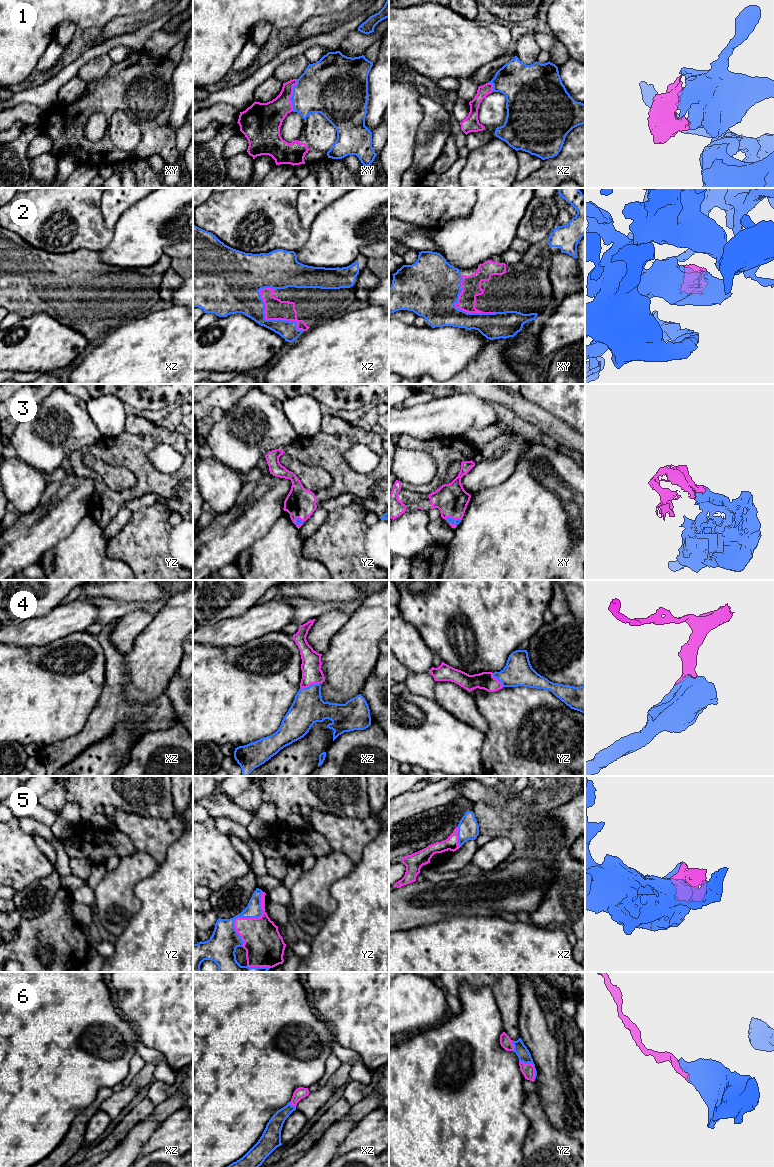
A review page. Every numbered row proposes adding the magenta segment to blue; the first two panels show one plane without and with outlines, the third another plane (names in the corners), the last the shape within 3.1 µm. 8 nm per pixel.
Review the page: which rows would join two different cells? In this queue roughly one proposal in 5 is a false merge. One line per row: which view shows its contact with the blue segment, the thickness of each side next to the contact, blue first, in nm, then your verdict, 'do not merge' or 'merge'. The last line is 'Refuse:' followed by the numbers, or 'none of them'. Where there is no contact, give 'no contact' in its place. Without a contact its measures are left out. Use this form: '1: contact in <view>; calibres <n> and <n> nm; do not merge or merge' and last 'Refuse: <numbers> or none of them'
1: contact in xy; calibres 400 and 220 nm; merge
2: contact in xz; calibres 200 and 170 nm; merge
3: contact in xy; calibres 50 and 260 nm; merge
4: contact in xz; calibres 260 and 160 nm; merge
5: contact in yz; calibres 220 and 300 nm; merge
6: contact in yz; calibres 100 and 110 nm; merge
Refuse: none of them

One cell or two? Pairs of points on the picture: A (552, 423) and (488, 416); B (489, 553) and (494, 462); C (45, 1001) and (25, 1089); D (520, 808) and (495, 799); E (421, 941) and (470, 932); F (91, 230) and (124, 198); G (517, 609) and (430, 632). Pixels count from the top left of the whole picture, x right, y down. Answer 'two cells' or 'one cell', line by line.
A: two cells
B: two cells
C: one cell
D: one cell
E: one cell
F: two cells
G: one cell

